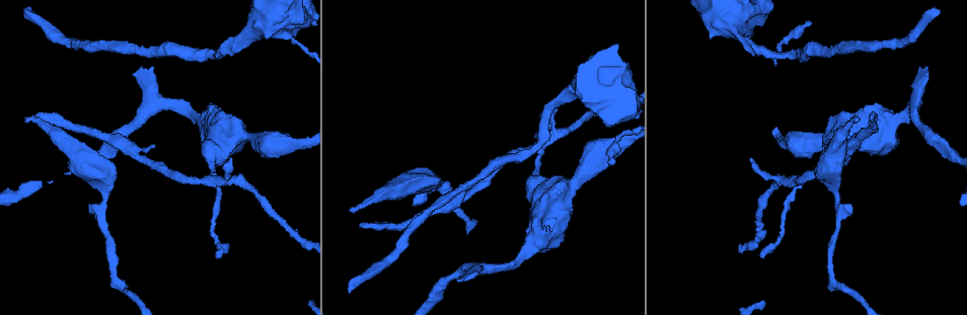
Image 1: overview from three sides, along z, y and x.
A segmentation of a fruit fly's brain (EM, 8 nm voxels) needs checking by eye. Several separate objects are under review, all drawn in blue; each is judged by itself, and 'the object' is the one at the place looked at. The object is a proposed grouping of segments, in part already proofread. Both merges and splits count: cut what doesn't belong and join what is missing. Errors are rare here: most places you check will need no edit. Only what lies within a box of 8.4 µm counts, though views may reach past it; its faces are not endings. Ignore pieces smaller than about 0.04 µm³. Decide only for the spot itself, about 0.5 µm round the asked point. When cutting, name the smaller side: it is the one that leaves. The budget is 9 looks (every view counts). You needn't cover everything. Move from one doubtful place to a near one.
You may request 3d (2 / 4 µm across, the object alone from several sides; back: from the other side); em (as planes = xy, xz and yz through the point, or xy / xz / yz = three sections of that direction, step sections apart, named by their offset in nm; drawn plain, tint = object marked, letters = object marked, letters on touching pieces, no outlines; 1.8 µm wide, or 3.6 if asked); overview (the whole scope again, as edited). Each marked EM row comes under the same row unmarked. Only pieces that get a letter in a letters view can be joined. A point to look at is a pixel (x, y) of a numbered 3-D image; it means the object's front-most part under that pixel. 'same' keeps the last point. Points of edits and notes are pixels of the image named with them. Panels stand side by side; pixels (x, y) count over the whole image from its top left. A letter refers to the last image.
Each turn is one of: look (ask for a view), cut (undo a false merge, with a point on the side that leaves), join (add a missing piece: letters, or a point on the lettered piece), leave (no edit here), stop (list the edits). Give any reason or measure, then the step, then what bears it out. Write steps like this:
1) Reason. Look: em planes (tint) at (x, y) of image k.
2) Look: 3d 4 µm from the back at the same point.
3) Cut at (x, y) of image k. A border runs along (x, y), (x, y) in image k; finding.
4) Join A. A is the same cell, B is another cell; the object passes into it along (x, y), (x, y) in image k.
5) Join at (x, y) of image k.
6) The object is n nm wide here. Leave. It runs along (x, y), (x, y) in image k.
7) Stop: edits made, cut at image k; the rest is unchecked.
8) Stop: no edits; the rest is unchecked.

Look: 3d 2 µm at (850, 212) of image 1.

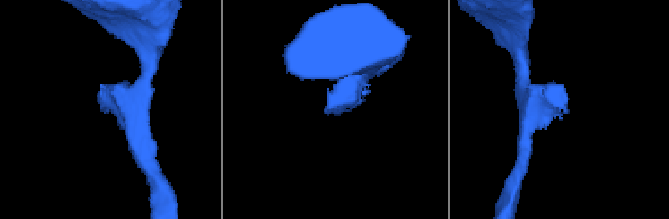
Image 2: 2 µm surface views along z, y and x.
Look: em xy step 4 (letters) at (339, 114) of image 2.

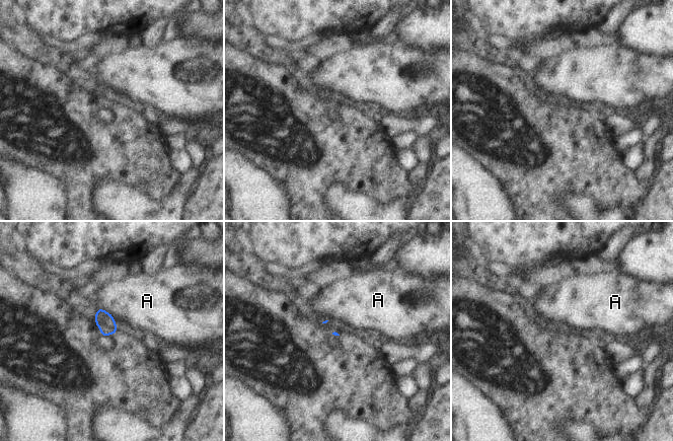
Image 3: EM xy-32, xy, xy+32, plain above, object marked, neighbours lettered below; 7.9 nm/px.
Look: em planes (letters) at the same point.

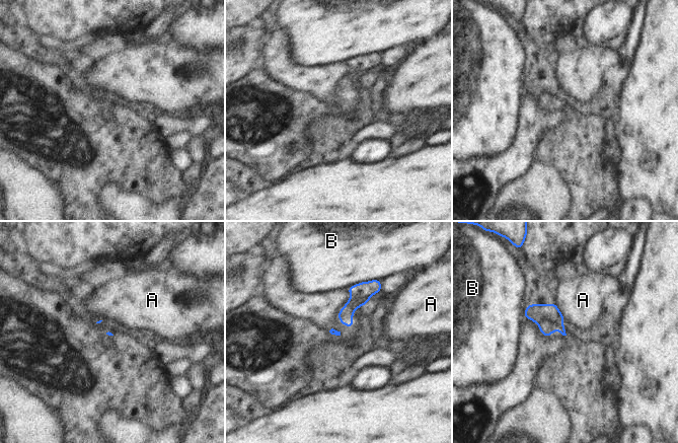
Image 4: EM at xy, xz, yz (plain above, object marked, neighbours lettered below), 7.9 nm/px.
The longest contact is with B, 280 nm. Leave. A and B are other cells; a border runs along (556, 303), (556, 307), (563, 317) in image 4; no lettered piece goes on from it.

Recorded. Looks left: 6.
An open end. Look: em xy step 8 (tint) at (762, 257) of image 1.

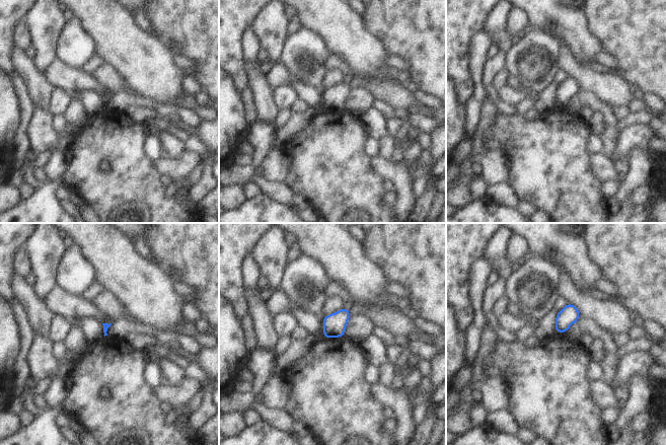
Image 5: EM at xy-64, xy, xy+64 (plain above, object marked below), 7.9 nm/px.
Look: em planes (letters) at the same point.

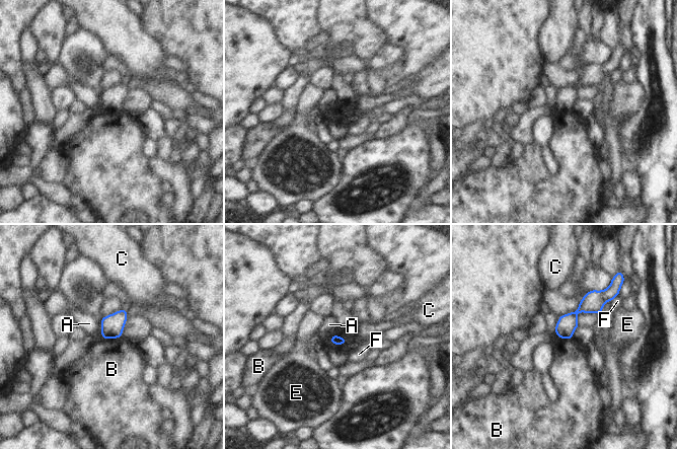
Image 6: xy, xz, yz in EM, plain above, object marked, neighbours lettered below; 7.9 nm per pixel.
Leave. A, B, C, E and F are other cells; it runs along (605, 293), (581, 308), (558, 333) in image 6; no lettered piece goes on from it.

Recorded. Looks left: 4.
Look: em planes (tint) at (214, 179) of image 1.

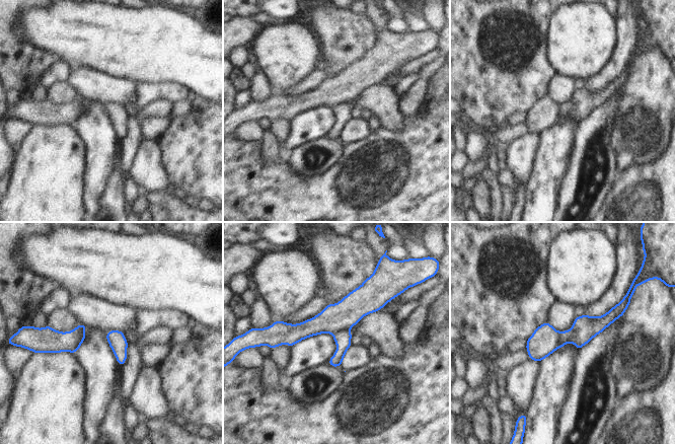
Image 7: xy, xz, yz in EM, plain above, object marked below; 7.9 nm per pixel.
Look: em planes (letters) at the same point.

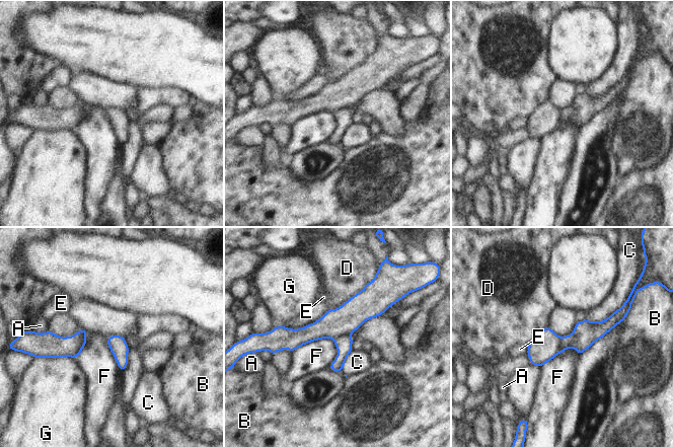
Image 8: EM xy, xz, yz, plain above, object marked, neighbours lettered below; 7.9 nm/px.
Cut at (545, 346) of image 8. A, B, C, D, E, F and G are other cells; a border runs along (562, 338), (559, 349), (556, 353) in image 8; a second cell is stuck on.

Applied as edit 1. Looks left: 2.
Branch stops here. Look: 3d 2 µm at (464, 281) of image 1.

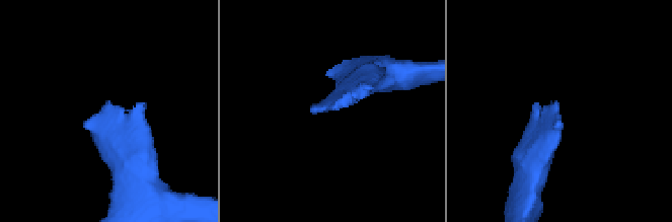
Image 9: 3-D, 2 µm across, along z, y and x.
Look: em 3.6 µm planes (letters) at (334, 107) of image 9.

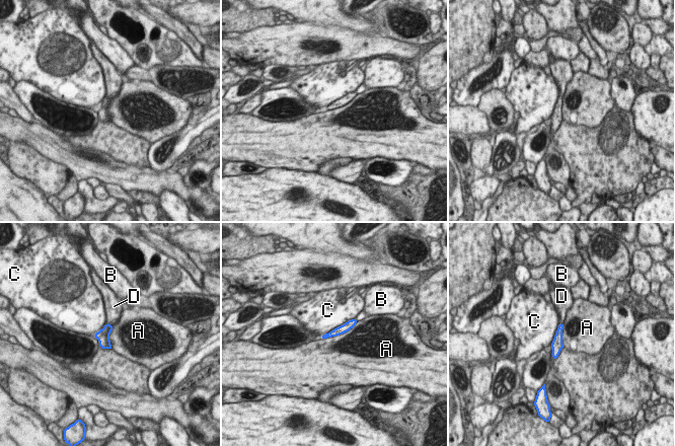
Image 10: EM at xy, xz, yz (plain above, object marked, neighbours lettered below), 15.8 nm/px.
Join D. D is the same cell, A, B and C are other cells; the object passes into it along (102, 336), (109, 324), (115, 310) in image 10; the cell continues.

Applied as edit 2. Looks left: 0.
Stop: edits made, cut at image 8, join at image 10; the rest is unchecked.

